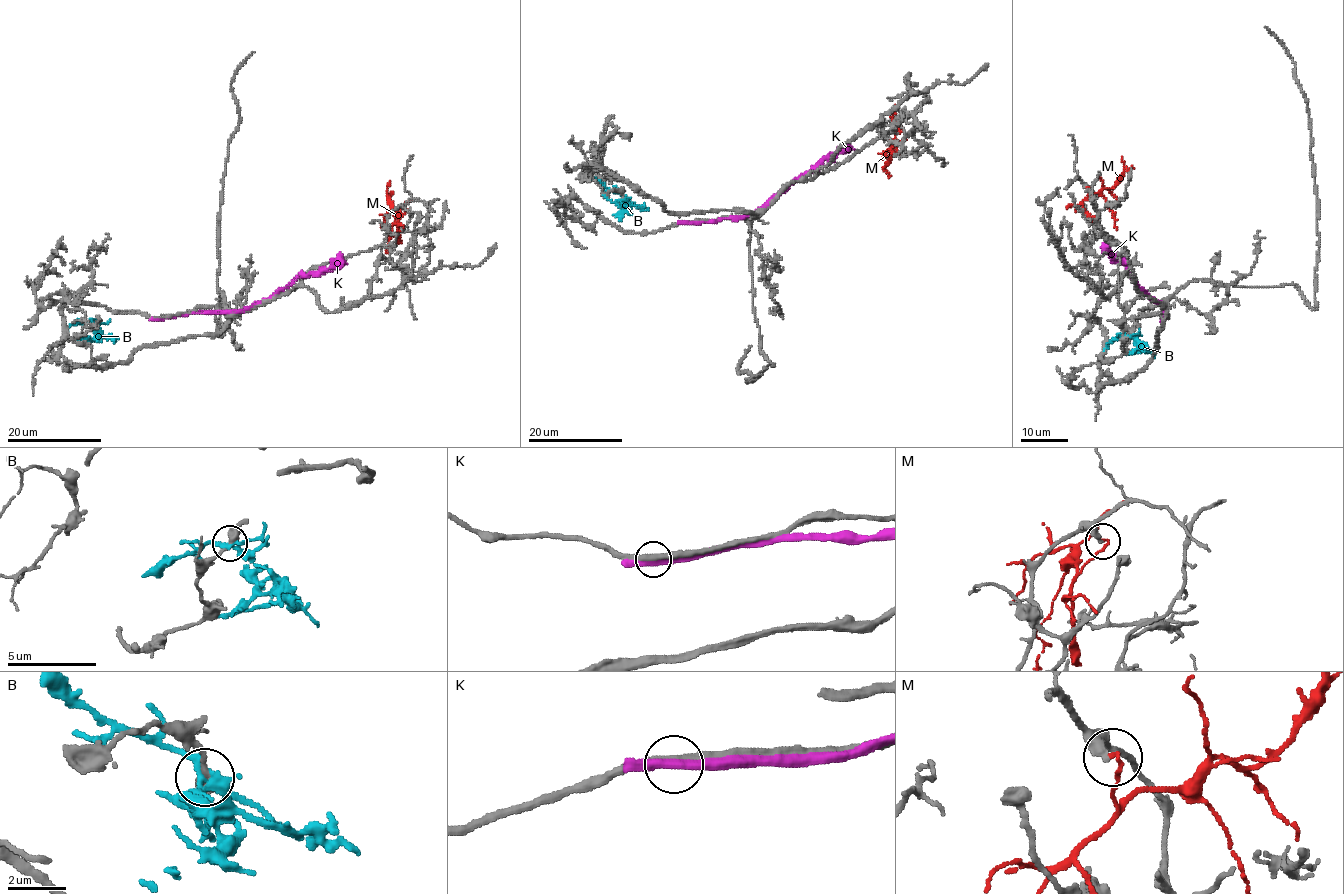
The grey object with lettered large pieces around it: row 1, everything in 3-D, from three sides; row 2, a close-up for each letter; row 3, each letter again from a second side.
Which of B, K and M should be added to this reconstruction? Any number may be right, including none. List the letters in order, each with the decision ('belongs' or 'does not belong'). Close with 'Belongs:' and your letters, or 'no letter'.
B: does not belong
K: does not belong
M: does not belong
Belongs: no letter

